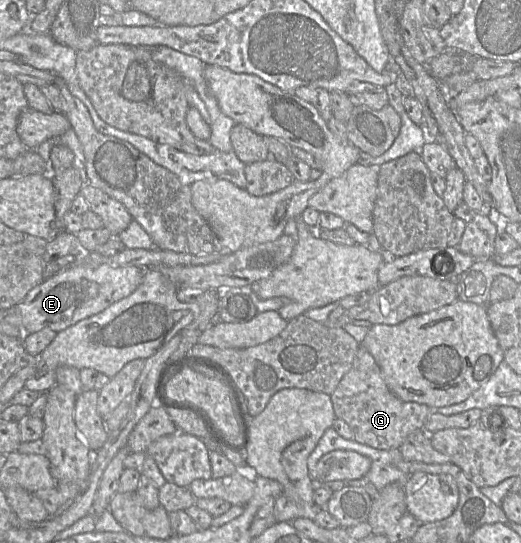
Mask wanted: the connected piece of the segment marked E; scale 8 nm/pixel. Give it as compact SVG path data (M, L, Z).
M102 264L92 268L71 265L53 276L43 279L16 305L23 332L30 334L49 328L58 333L129 296L140 286L143 277L144 269L137 266L112 267Z

